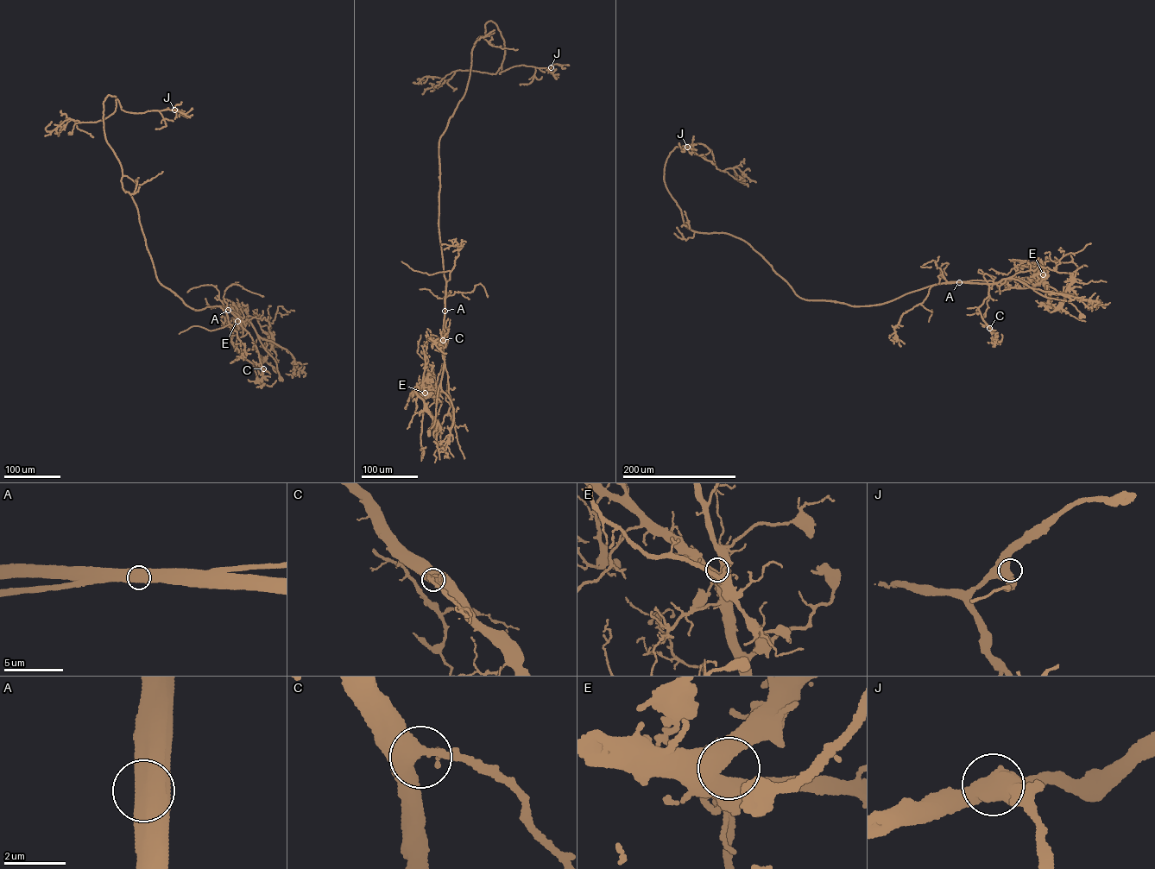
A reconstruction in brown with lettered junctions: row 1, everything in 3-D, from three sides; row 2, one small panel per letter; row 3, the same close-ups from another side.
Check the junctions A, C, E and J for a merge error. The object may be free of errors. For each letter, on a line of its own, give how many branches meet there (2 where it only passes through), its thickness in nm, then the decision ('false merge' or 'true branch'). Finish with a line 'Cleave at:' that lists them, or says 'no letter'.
A: 2 | 650 nm | false merge
C: 2 | 650 nm | true branch
E: 2 | 600 nm | true branch
J: 2 | 650 nm | true branch
Cleave at: A

